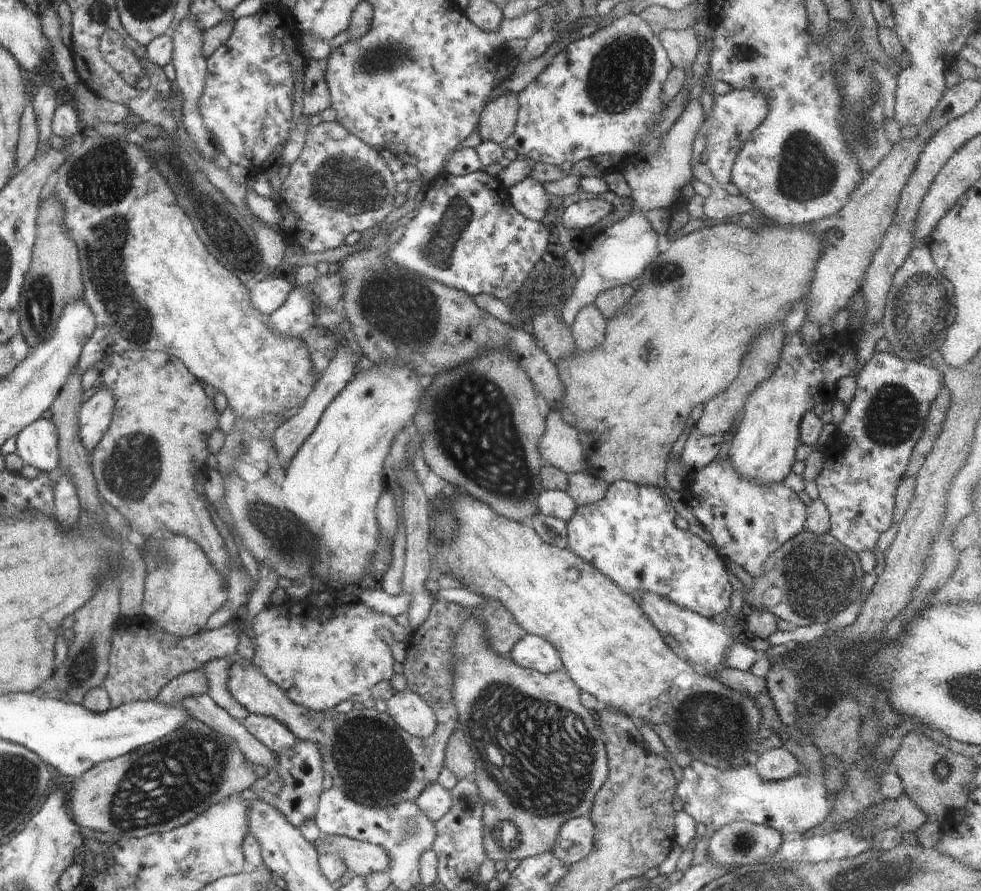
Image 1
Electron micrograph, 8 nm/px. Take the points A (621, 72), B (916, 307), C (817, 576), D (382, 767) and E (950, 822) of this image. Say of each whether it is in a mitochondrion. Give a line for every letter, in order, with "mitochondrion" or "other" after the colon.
A: mitochondrion
B: mitochondrion
C: mitochondrion
D: mitochondrion
E: other

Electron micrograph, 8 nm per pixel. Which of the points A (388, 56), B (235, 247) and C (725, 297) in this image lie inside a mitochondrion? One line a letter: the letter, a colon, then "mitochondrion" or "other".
A: mitochondrion
B: mitochondrion
C: other

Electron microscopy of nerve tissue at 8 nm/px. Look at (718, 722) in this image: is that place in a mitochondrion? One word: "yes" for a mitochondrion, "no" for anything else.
yes

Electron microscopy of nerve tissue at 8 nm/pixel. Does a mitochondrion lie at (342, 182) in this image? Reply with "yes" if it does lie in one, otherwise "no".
yes

